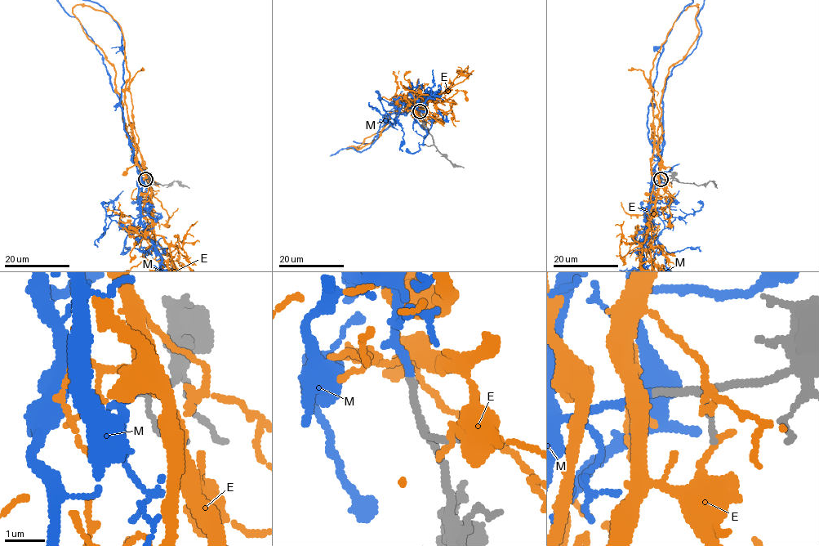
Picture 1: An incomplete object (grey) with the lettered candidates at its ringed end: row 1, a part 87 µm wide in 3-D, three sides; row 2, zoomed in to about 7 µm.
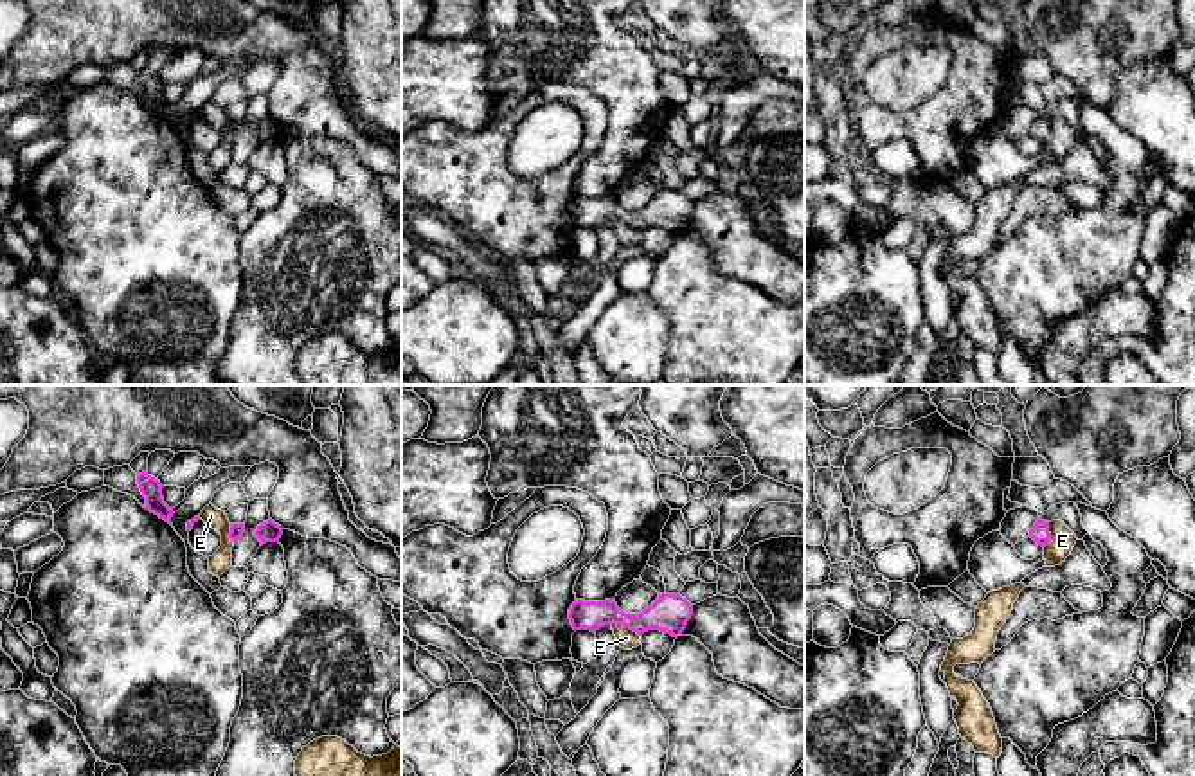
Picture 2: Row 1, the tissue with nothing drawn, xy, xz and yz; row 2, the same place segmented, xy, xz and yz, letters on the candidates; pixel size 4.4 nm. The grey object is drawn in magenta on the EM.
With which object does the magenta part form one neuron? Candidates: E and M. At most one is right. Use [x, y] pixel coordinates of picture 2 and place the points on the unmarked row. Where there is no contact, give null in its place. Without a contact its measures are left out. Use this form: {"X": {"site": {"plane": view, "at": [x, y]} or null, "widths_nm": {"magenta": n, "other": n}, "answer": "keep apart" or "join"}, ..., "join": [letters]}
{"E": {"site": {"plane": "xz", "at": [627, 224]}, "widths_nm": {"magenta": 170, "other": 90}, "answer": "keep apart"}, "M": {"site": null, "answer": "join"}, "join": ["M"]}

